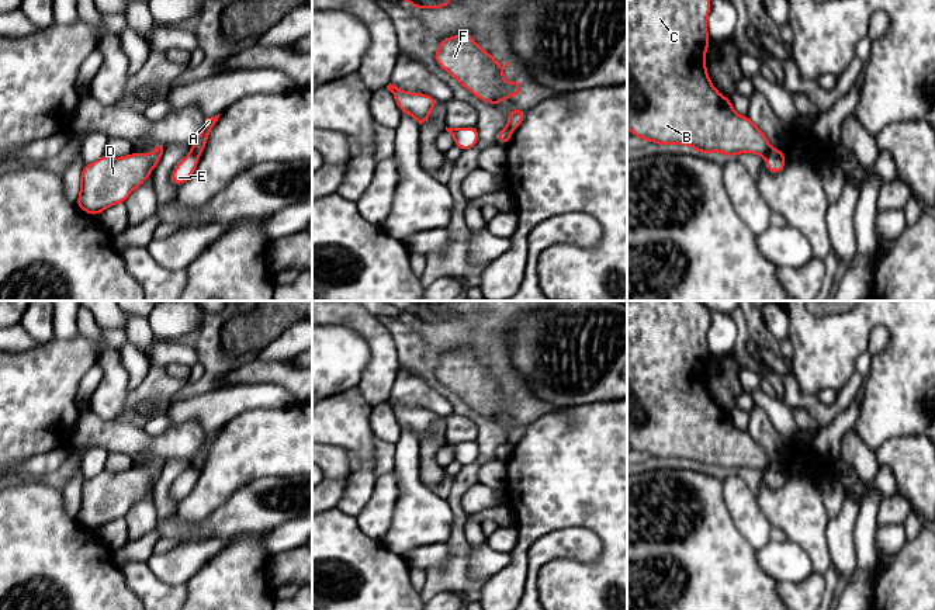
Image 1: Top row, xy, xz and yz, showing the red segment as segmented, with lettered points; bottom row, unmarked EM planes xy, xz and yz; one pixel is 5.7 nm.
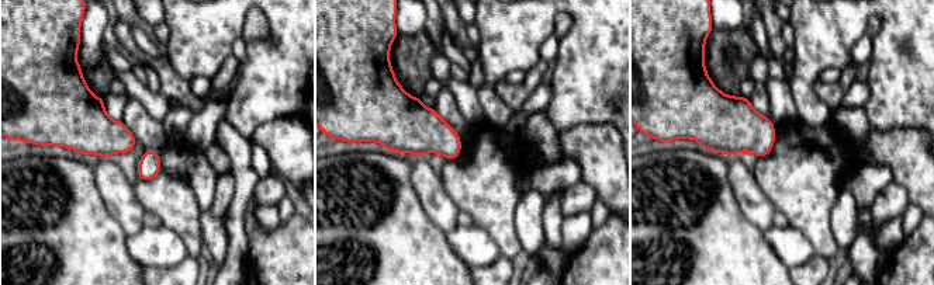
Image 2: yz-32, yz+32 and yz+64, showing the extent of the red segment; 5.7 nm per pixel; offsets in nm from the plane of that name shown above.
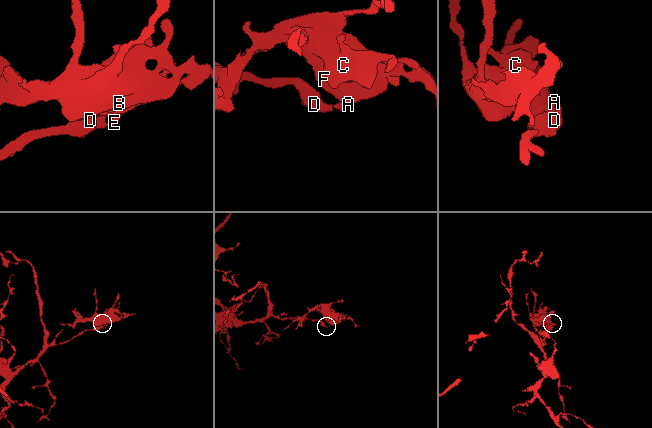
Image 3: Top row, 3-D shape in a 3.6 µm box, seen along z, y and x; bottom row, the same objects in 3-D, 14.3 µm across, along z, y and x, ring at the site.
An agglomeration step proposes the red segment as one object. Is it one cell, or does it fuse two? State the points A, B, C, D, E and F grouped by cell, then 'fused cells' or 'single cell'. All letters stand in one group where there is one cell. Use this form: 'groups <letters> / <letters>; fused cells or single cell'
groups A B C F / D E; fused cells

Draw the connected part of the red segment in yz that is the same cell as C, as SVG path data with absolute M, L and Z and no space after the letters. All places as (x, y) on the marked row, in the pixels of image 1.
M627 0L627 128L641 141L661 146L690 145L696 152L721 152L731 157L756 153L768 157L773 148L749 117L737 114L730 97L723 97L707 74L707 17L710 0Z

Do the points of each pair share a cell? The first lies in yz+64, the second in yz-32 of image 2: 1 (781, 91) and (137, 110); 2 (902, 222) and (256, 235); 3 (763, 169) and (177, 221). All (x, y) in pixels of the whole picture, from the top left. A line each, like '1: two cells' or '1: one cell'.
1: two cells
2: two cells
3: one cell

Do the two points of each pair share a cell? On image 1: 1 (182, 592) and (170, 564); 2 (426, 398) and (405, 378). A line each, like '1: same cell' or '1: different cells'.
1: different cells
2: same cell

